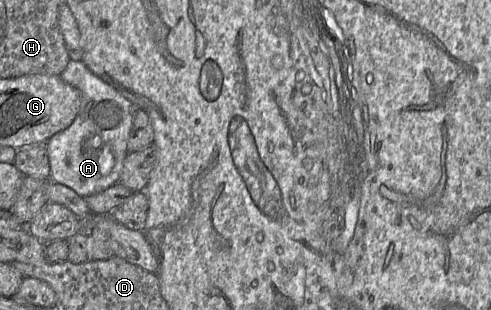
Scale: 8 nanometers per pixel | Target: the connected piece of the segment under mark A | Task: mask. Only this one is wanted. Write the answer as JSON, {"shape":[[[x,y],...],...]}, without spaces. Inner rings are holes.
{"shape":[[[70,59],[59,76],[79,90],[82,104],[71,125],[47,142],[50,180],[67,186],[85,198],[118,183],[128,153],[127,140],[133,118],[139,108],[112,85],[92,73],[82,60]]]}

